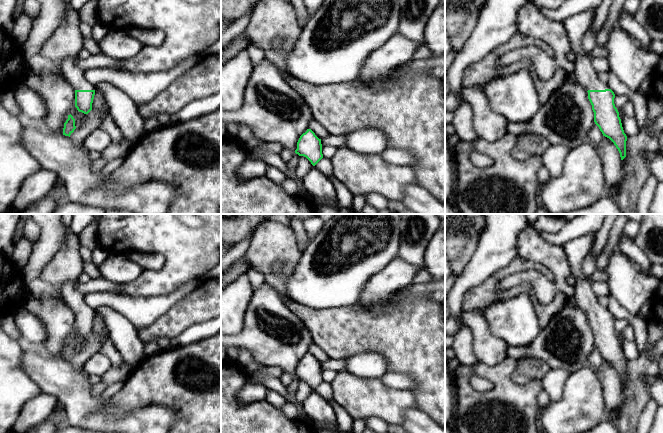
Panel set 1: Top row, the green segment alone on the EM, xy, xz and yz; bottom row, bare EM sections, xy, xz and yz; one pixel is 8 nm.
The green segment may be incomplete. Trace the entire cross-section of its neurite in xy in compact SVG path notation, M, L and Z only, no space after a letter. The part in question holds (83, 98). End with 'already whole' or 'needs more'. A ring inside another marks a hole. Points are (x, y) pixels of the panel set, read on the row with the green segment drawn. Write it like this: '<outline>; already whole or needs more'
M78 56L66 58L59 64L59 68L75 90L75 107L79 112L88 114L92 110L96 87L86 80L85 70L78 66L77 59Z; needs more

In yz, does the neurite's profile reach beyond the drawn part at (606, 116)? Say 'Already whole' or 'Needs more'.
Needs more

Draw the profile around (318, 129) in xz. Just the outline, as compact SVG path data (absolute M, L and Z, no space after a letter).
M314 119L310 121L309 129L311 129L319 139L324 139L329 135L327 130Z

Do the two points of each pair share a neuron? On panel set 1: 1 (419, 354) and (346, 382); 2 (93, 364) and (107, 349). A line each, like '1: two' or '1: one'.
1: two
2: two

